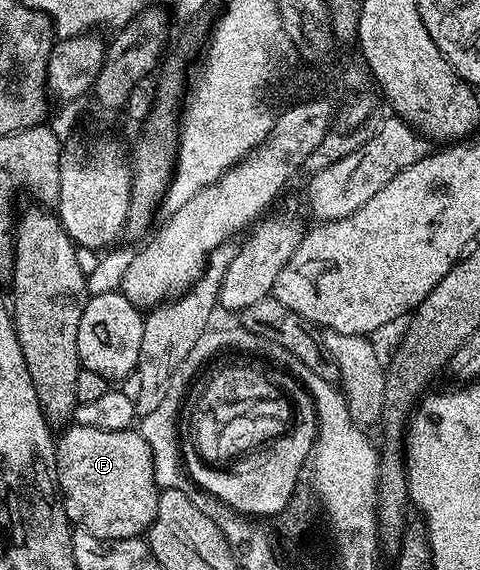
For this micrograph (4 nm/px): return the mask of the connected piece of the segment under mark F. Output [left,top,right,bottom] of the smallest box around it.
[54,426,160,539]

